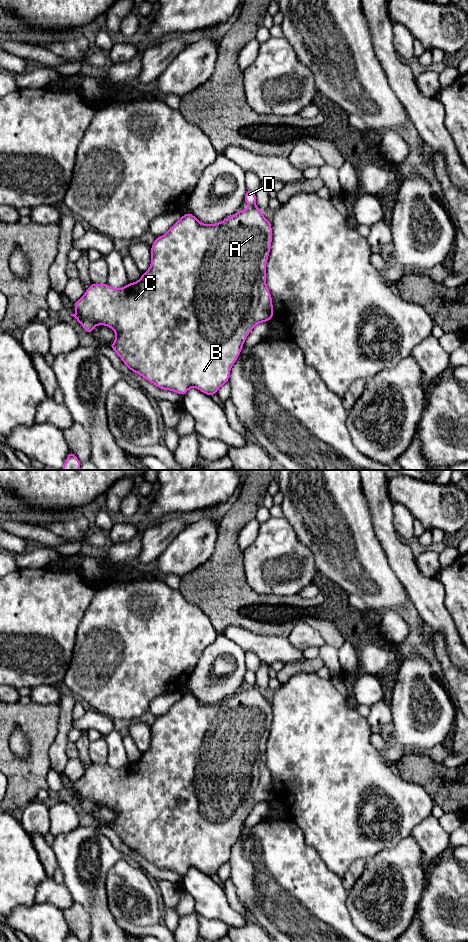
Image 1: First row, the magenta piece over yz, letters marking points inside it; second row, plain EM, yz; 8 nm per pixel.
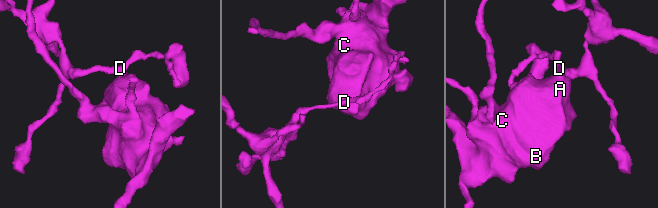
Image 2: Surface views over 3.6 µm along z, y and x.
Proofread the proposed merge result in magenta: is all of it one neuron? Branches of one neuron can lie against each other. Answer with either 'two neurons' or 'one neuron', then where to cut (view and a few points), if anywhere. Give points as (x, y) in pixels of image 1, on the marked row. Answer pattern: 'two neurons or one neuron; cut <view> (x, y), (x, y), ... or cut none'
two neurons; cut yz (250, 205), (254, 207)

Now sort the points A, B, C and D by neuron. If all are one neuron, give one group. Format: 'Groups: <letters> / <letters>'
Groups: A B C / D

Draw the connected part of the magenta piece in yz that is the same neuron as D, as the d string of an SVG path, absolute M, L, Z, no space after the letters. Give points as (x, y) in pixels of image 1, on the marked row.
M247 189L244 202L246 202L249 206L255 207L256 206L256 193Z

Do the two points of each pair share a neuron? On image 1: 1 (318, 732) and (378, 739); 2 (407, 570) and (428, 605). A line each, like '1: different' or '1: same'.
1: different
2: same

